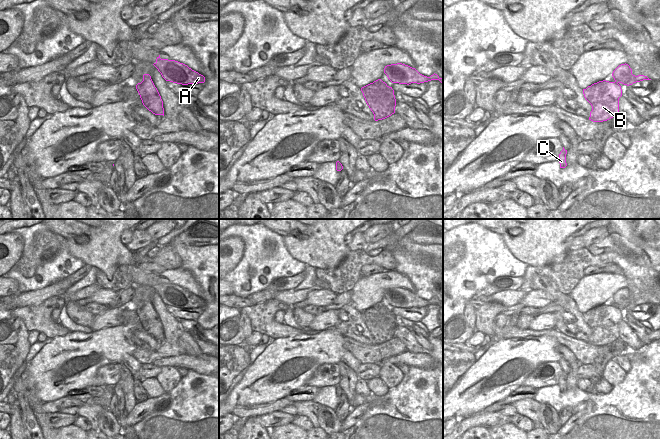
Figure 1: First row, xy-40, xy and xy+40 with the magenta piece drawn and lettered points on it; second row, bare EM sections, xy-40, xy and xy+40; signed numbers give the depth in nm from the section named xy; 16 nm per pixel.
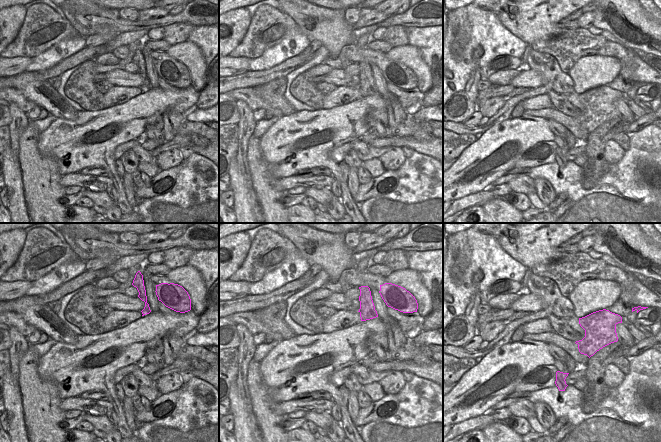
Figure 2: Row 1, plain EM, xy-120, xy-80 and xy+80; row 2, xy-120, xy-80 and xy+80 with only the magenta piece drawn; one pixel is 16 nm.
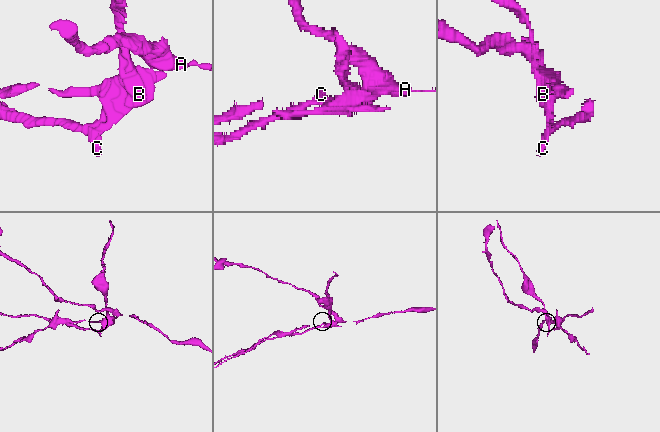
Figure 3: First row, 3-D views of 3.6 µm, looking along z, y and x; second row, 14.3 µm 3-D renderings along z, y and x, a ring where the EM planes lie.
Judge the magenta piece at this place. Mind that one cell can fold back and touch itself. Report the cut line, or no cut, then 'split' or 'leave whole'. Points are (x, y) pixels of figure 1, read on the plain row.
cut in xy+40 along (615, 305), (617, 307); split

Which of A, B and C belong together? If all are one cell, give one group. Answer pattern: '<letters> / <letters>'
A / B C

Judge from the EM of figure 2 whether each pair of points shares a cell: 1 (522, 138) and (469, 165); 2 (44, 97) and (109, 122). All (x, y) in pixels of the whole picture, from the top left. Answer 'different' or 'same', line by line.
1: same
2: different

